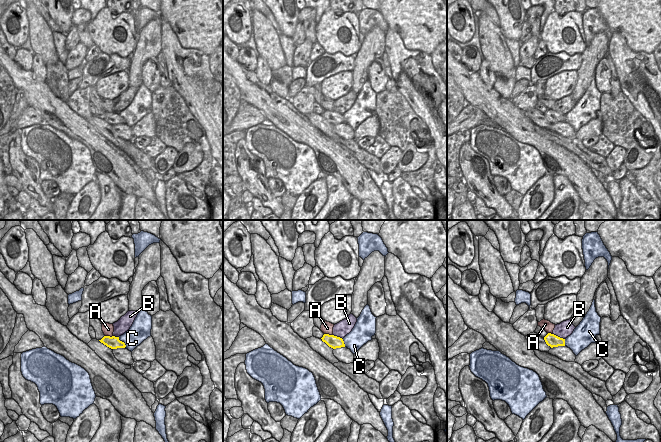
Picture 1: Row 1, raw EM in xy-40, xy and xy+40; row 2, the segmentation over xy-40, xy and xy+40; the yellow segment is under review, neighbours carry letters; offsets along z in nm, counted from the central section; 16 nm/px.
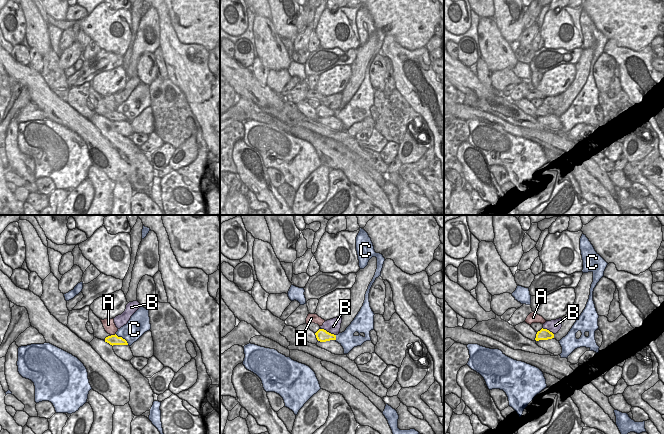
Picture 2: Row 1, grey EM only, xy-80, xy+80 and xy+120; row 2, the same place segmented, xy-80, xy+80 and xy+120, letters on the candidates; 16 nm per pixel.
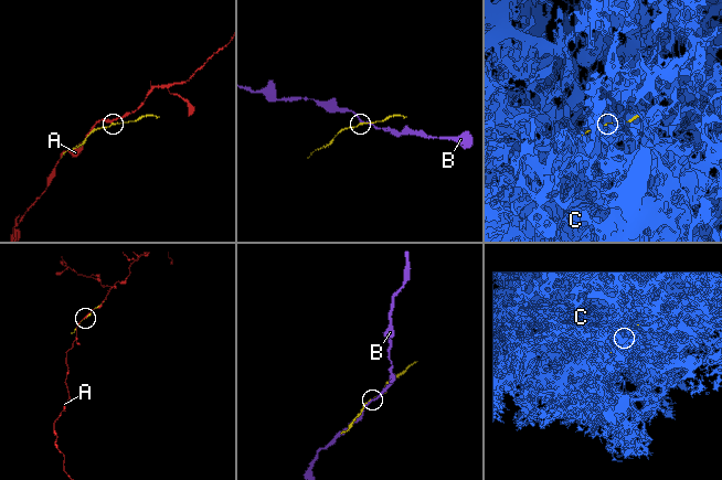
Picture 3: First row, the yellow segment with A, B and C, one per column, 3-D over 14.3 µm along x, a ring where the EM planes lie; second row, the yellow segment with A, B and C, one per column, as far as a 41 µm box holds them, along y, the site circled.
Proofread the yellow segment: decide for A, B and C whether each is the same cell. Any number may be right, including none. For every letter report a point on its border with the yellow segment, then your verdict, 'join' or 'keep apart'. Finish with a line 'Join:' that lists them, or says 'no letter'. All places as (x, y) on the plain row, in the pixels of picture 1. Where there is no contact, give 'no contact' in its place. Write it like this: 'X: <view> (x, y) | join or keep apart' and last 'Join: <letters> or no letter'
A: xy (328, 110) | keep apart
B: xy+40 (557, 112) | keep apart
C: xy-40 (123, 118) | keep apart
Join: no letter

